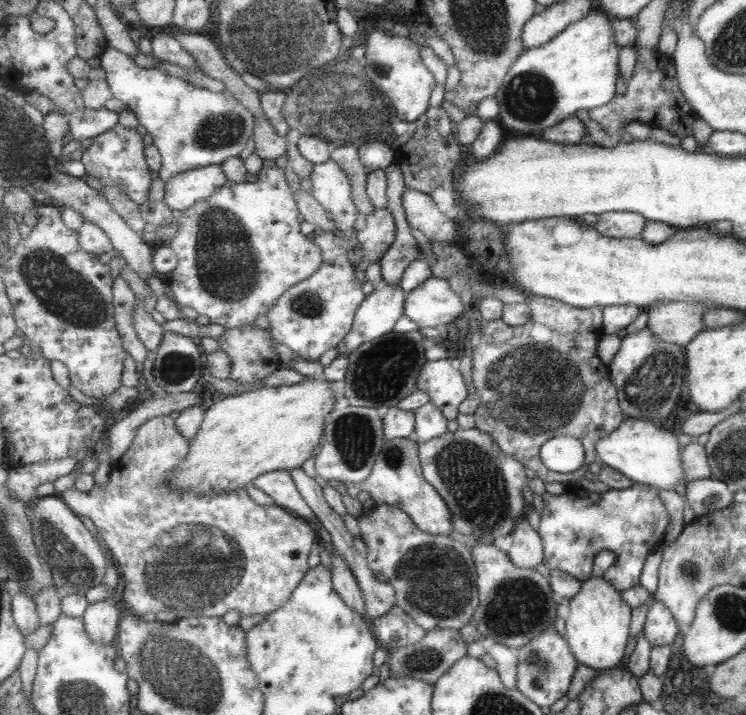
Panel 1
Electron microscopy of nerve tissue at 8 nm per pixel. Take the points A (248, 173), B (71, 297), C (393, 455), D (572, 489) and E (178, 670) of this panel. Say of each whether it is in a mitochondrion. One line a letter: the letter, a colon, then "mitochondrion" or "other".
A: other
B: mitochondrion
C: mitochondrion
D: other
E: mitochondrion

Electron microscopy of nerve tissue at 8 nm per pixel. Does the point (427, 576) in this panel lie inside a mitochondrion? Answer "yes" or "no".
yes

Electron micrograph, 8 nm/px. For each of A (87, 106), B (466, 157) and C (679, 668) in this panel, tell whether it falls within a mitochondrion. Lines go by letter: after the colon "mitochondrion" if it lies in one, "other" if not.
A: other
B: other
C: other

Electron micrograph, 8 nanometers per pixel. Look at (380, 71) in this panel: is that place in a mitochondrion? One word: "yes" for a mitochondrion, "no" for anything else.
yes

